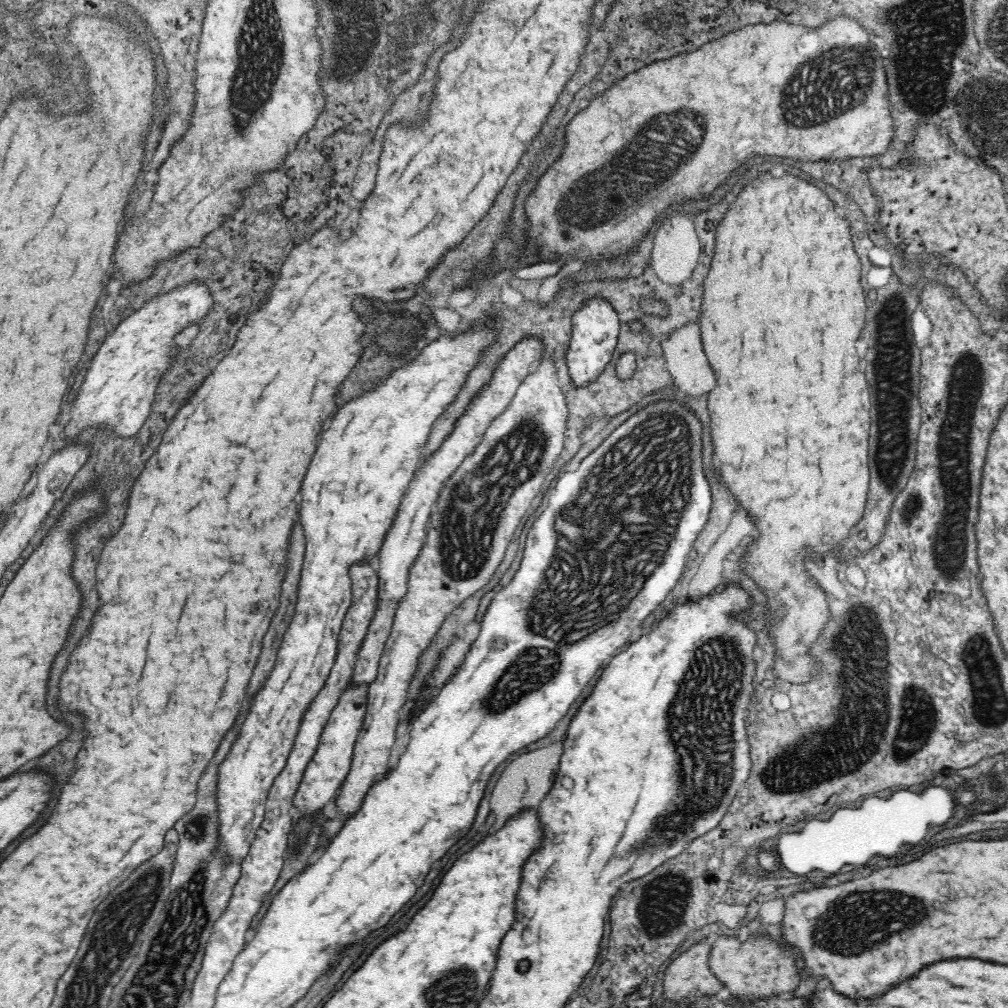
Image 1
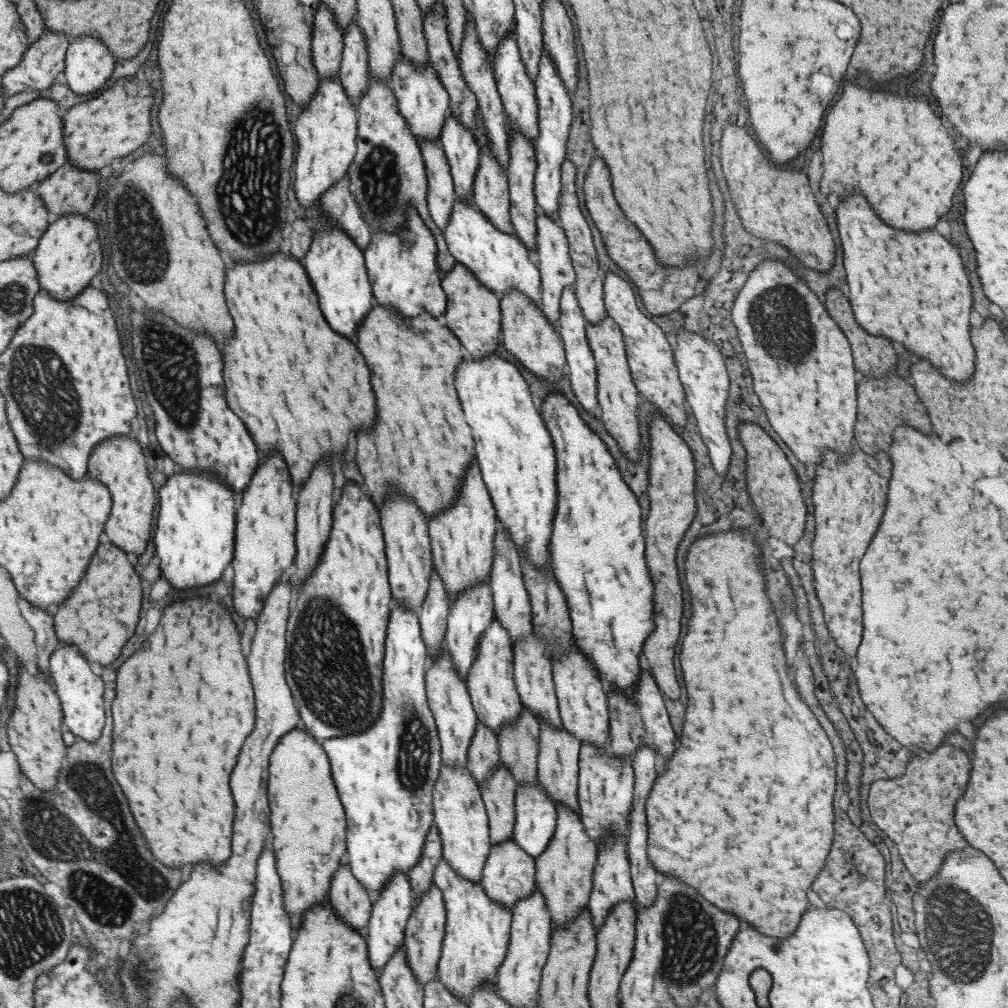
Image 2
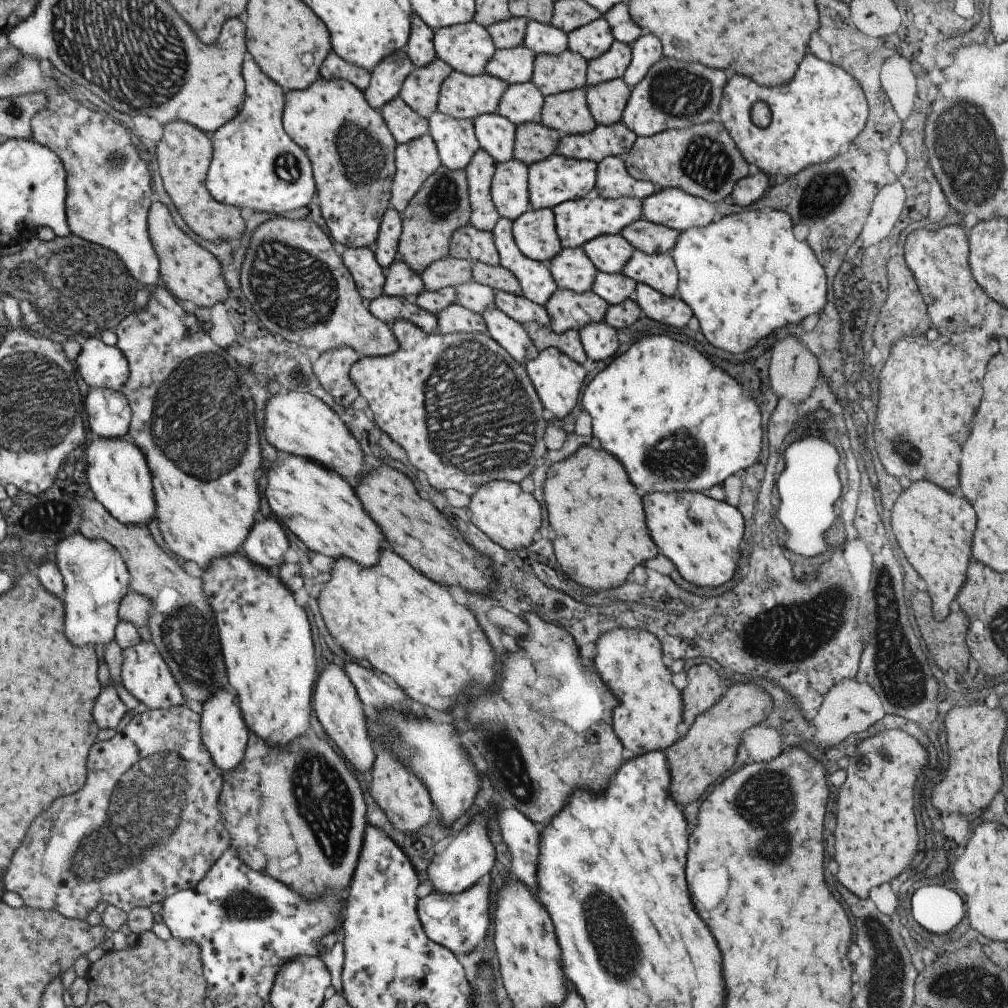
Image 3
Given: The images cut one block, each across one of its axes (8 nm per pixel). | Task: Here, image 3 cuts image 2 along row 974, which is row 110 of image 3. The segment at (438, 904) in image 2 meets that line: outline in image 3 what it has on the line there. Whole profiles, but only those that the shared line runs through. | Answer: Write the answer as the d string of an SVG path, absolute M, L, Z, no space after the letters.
M439 58L427 66L414 67L403 80L398 97L411 111L427 120L436 111L441 82L451 72L452 69Z

